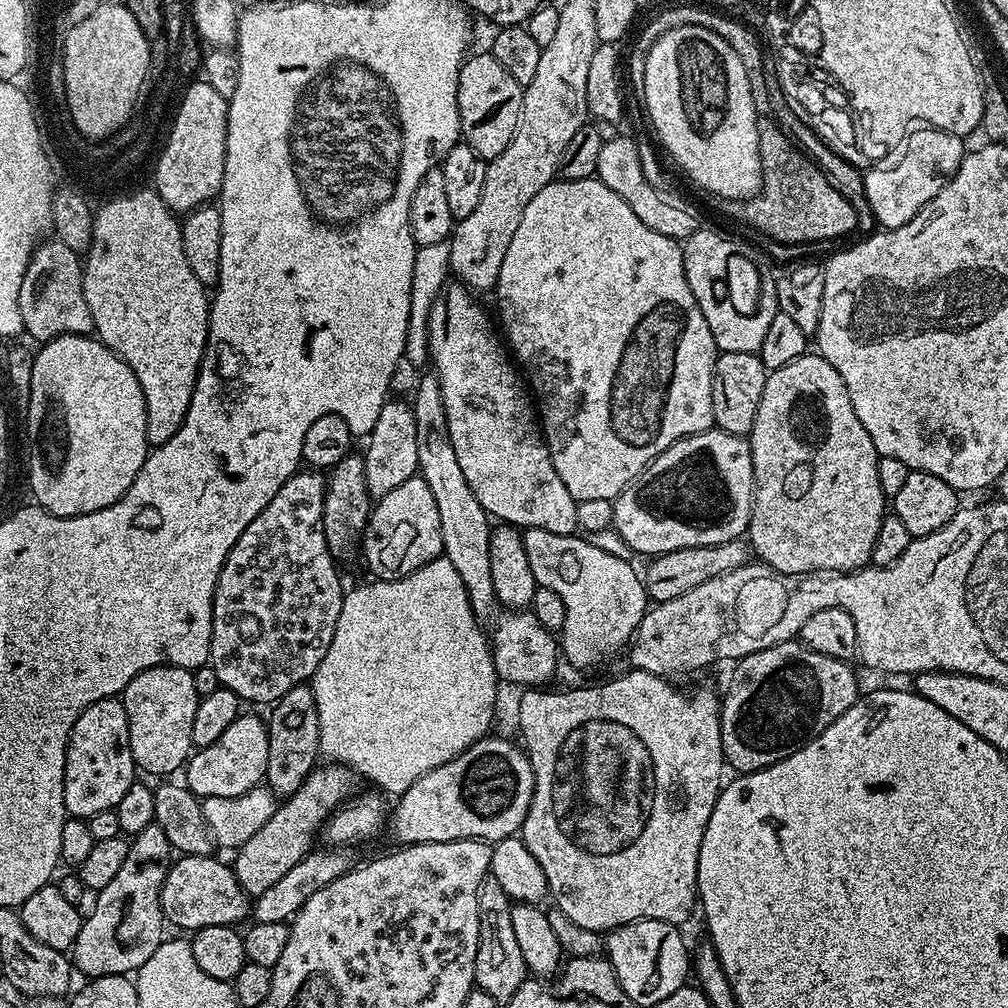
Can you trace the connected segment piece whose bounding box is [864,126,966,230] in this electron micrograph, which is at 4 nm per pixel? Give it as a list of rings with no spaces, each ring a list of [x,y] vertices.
[[[931,126],[917,128],[920,128],[917,132],[907,133],[908,149],[900,157],[897,155],[887,166],[872,166],[864,172],[866,198],[881,229],[906,226],[906,222],[910,222],[910,218],[914,218],[914,214],[926,206],[926,202],[933,200],[947,186],[965,158],[962,136]]]

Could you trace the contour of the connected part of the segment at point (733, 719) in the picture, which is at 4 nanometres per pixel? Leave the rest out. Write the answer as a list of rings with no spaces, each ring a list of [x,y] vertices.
[[[796,638],[743,656],[733,667],[736,669],[732,672],[728,693],[723,693],[720,705],[720,733],[727,767],[737,768],[735,771],[740,774],[757,772],[806,747],[815,736],[822,734],[822,730],[826,730],[826,726],[846,714],[846,710],[856,703],[858,691],[852,666],[847,661],[818,654],[818,650],[810,650]]]

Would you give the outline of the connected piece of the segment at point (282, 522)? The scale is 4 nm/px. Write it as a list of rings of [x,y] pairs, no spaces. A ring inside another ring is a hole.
[[[297,470],[280,487],[278,494],[274,494],[274,498],[262,510],[262,514],[258,514],[258,518],[254,518],[254,522],[250,522],[250,526],[246,526],[246,530],[242,530],[242,538],[238,538],[238,542],[234,542],[234,546],[218,574],[218,582],[212,599],[212,641],[208,659],[214,674],[218,674],[220,686],[234,690],[234,694],[238,694],[241,701],[248,703],[249,700],[252,704],[265,704],[265,706],[275,704],[290,690],[294,690],[294,686],[311,681],[312,677],[316,675],[322,658],[326,658],[326,650],[330,650],[330,642],[334,642],[334,630],[338,626],[338,614],[342,614],[346,584],[340,581],[340,572],[336,569],[337,561],[328,548],[324,533],[325,487],[325,477],[319,471]]]

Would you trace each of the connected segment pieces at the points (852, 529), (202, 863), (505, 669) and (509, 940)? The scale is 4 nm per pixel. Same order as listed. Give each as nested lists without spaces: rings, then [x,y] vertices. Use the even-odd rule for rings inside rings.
[[[805,354],[794,358],[781,368],[771,369],[768,381],[762,390],[762,402],[758,402],[758,414],[754,418],[754,426],[750,433],[752,446],[752,465],[754,466],[754,482],[756,493],[752,496],[752,517],[746,533],[747,543],[761,564],[769,564],[784,576],[802,576],[805,574],[831,574],[833,572],[855,572],[867,565],[872,558],[872,551],[878,538],[878,530],[886,515],[886,497],[882,494],[878,462],[881,455],[874,442],[870,442],[870,434],[866,434],[866,426],[858,422],[858,414],[854,414],[854,406],[850,406],[850,394],[846,390],[846,382],[842,382],[842,374],[826,362],[819,354]]]
[[[181,855],[171,861],[166,878],[162,882],[160,901],[164,911],[164,919],[169,925],[177,924],[180,928],[195,930],[206,926],[239,925],[239,920],[247,921],[250,916],[250,897],[244,893],[238,882],[235,871],[228,868],[220,860],[215,860],[215,855],[191,856]]]
[[[504,610],[495,617],[496,629],[490,632],[492,661],[496,675],[508,684],[544,686],[556,672],[558,640],[555,635],[530,610]],[[554,636],[554,637],[552,637]]]
[[[491,874],[484,879],[478,894],[478,914],[480,915],[480,937],[478,938],[478,958],[474,958],[476,971],[475,987],[480,988],[494,1002],[507,1006],[510,998],[518,994],[518,986],[529,979],[530,973],[518,950],[514,926],[510,923],[510,910],[514,901],[509,897],[496,877]]]

